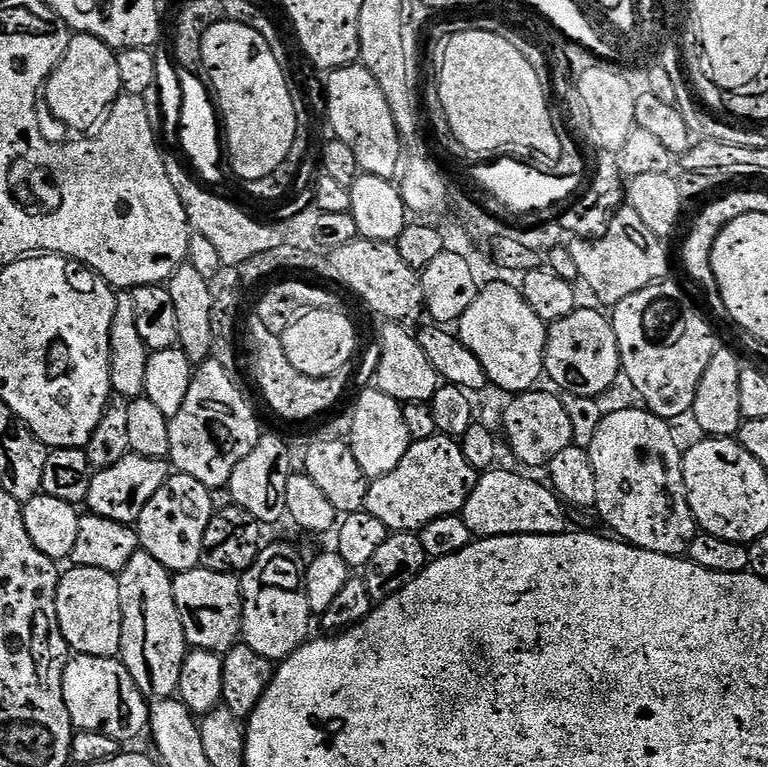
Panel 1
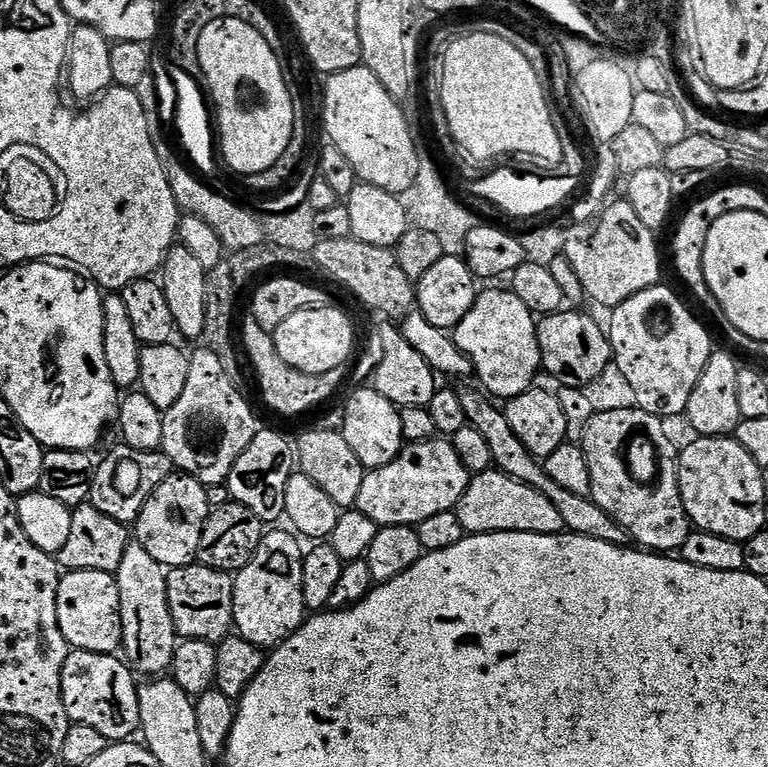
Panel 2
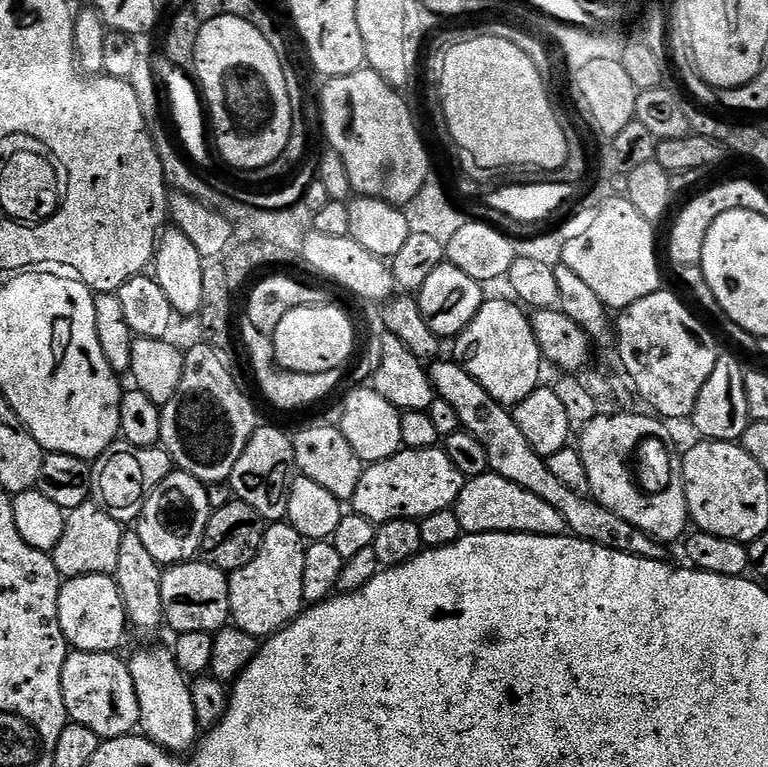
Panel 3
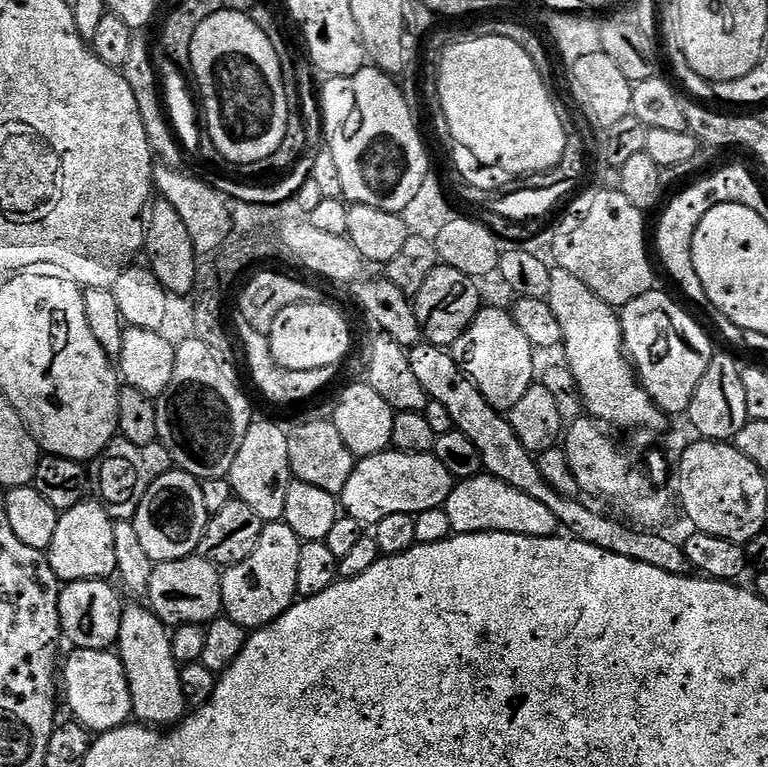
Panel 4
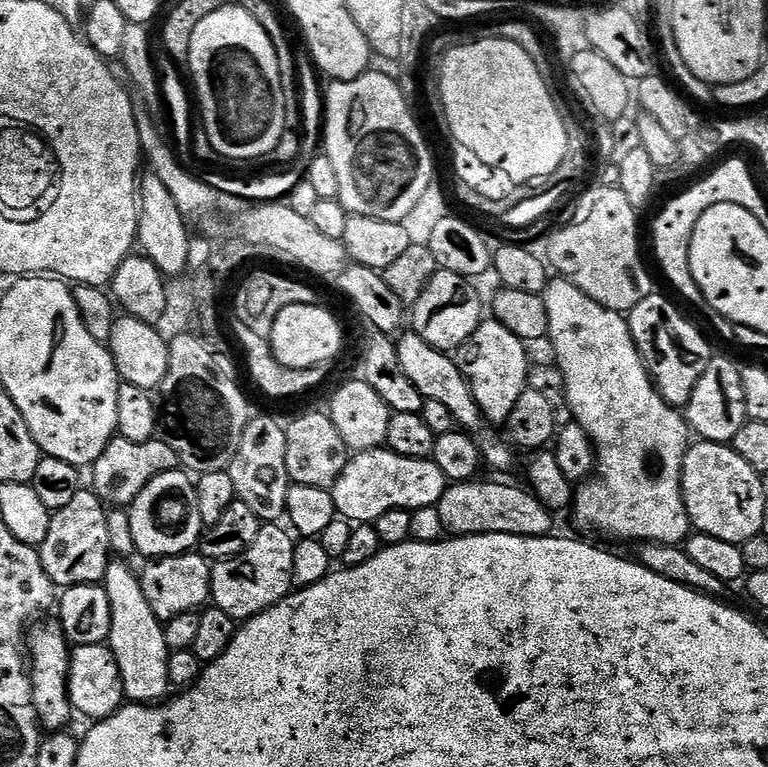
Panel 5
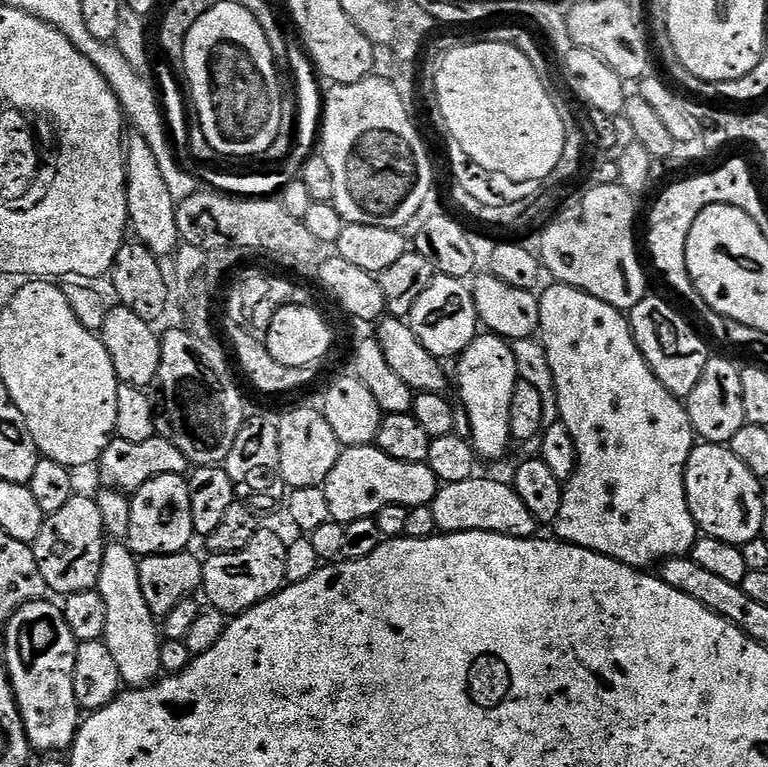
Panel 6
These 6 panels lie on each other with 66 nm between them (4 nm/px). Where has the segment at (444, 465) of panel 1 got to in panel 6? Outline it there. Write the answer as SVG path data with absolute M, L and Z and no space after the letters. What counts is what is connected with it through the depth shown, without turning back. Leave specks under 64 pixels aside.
M363 444L341 451L322 487L326 502L330 502L332 519L346 525L355 520L375 518L386 506L402 504L410 509L431 504L442 485L428 463L398 462L398 458L390 458L381 448Z

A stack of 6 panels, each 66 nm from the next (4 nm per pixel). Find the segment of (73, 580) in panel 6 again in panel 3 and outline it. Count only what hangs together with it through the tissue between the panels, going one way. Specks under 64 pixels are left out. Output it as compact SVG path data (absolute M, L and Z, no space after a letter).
M98 502L71 509L64 517L62 538L58 538L58 546L50 554L54 566L64 578L90 574L112 576L118 566L118 550L122 547L124 533L120 521L110 518L110 514Z

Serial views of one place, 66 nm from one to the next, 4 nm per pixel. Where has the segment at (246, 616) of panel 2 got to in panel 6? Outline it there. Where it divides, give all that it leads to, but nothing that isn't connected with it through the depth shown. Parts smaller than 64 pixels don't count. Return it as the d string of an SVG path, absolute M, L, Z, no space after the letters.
M268 526L261 527L258 534L246 546L234 554L212 554L203 561L204 582L202 596L211 607L222 610L230 618L250 610L255 604L269 600L286 584L286 554L288 544Z

